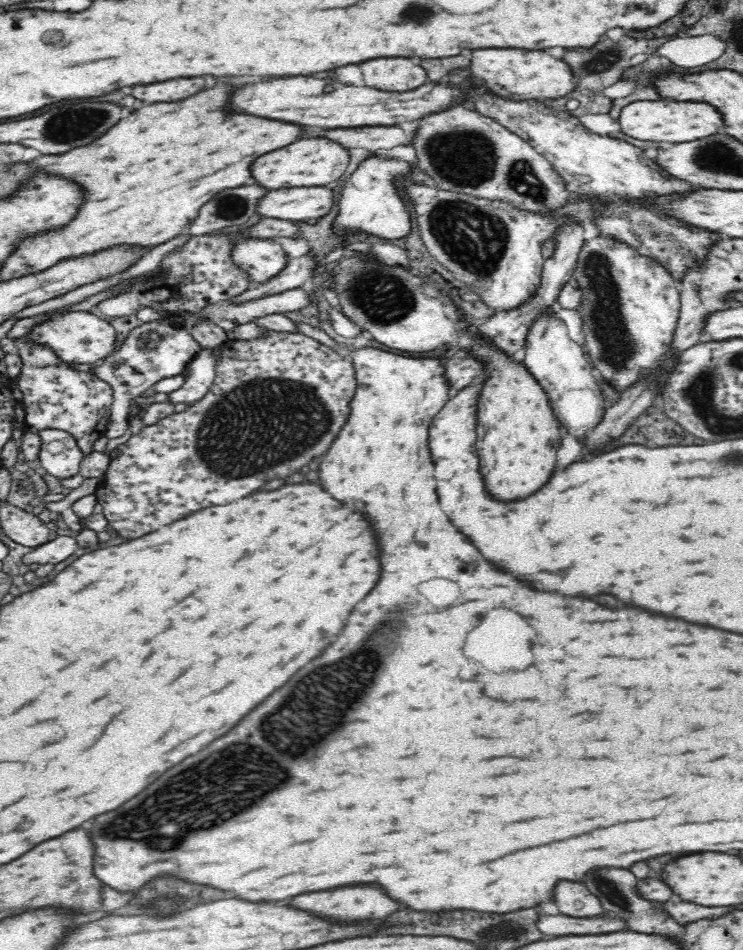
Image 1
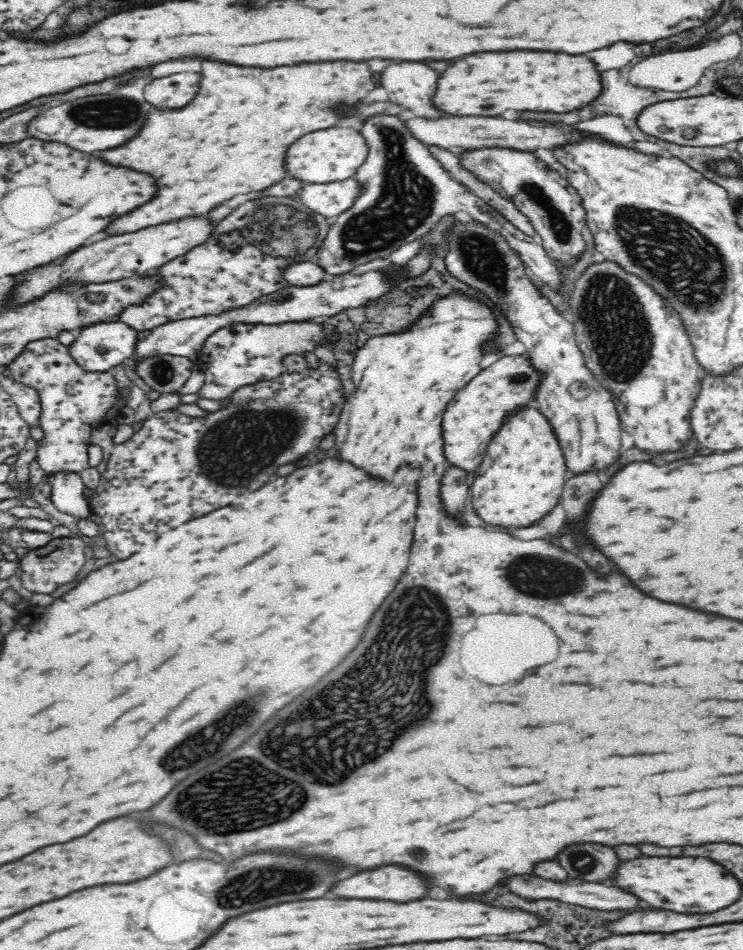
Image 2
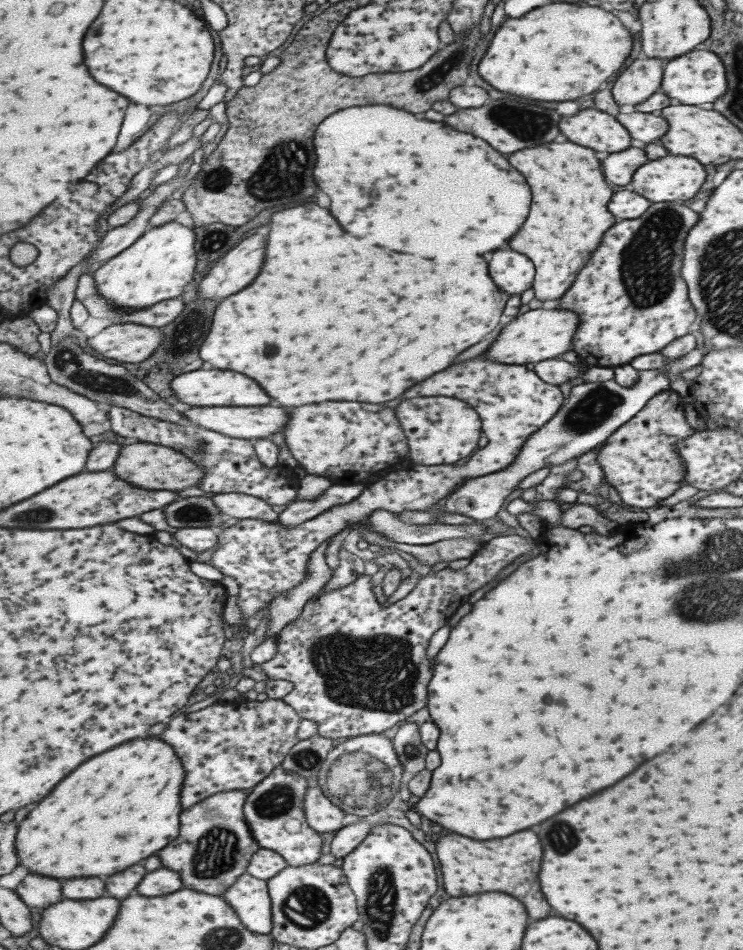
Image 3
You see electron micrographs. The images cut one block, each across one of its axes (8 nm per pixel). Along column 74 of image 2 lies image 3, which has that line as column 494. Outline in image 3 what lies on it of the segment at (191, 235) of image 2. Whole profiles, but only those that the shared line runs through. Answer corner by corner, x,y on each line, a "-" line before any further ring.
497,250
489,256
489,268
497,286
509,294
521,294
535,288
535,264
521,252

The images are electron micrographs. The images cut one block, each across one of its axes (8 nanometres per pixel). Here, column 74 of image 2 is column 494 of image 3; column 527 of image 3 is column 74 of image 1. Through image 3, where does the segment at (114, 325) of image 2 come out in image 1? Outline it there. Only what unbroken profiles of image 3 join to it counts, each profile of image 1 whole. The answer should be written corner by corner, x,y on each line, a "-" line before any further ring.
66,312
66,314
54,314
50,320
38,324
28,338
34,338
36,342
48,344
58,358
62,358
66,364
94,364
98,360
106,360
114,352
116,344
116,332
106,322
106,318
94,314
94,312

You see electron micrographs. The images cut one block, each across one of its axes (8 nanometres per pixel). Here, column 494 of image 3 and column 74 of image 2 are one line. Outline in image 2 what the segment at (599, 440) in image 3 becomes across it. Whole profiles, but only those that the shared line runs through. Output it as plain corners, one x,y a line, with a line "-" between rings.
56,474
50,478
52,484
52,504
56,506
58,512
74,516
76,520
90,520
90,516
94,514
90,510
90,498
86,498
84,490
86,484
80,478
80,474

